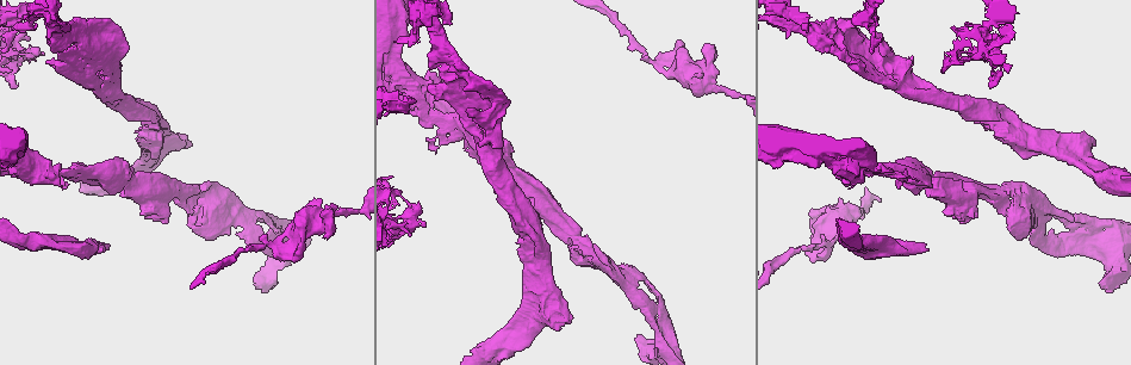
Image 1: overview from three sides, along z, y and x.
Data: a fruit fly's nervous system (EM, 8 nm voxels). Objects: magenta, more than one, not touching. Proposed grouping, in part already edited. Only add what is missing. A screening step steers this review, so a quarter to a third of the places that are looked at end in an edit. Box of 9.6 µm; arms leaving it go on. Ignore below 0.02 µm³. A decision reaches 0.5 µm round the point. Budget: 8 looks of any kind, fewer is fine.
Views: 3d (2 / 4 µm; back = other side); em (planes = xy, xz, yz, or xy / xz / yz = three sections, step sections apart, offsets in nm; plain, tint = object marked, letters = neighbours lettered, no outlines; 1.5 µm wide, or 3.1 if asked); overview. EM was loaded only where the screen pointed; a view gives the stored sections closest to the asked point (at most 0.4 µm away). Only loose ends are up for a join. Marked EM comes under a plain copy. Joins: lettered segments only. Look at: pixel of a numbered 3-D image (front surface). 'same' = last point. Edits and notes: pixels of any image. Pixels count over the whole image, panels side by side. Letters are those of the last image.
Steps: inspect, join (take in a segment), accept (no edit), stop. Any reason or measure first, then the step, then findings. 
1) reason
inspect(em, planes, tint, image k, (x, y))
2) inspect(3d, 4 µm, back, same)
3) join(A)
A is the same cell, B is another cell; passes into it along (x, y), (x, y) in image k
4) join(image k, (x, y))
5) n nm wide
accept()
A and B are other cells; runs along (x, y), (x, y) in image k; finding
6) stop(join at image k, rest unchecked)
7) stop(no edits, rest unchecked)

an open end
inspect(3d, 4 µm, back, image 1, (912, 76))

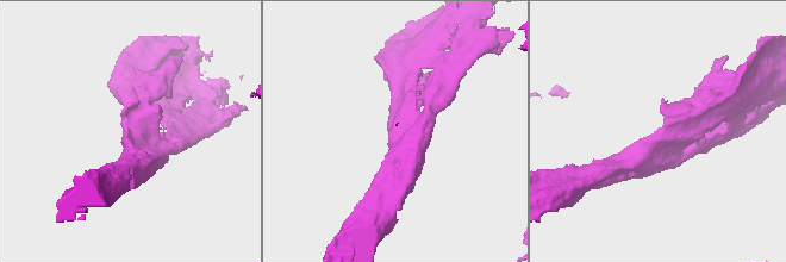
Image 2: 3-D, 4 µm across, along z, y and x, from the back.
need the tissue
inspect(em, xy, step 4, tint, image 2, (658, 135))

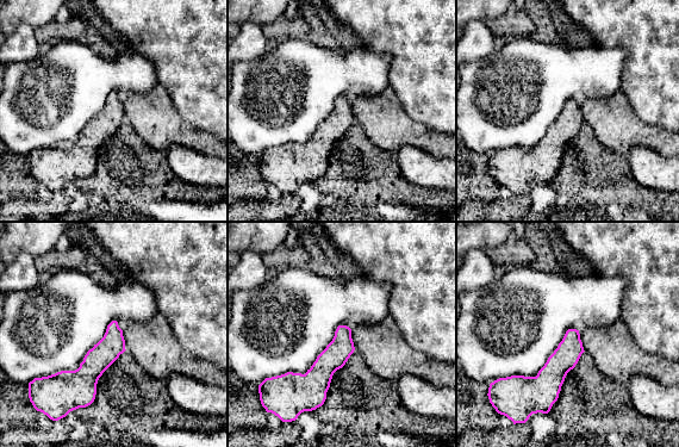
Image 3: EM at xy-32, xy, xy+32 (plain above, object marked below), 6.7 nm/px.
inspect(em, planes, letters, same)

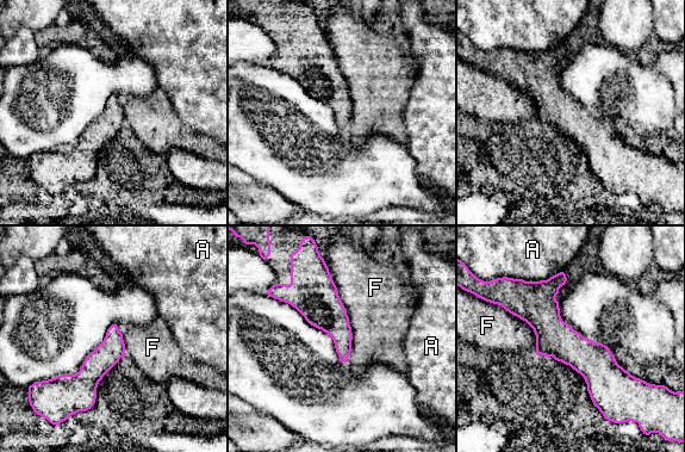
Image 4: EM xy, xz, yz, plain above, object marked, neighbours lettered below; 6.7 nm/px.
accept()
A and F are other cells; none of them fits

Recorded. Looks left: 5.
branch stops here
inspect(3d, 2 µm, image 1, (989, 88))

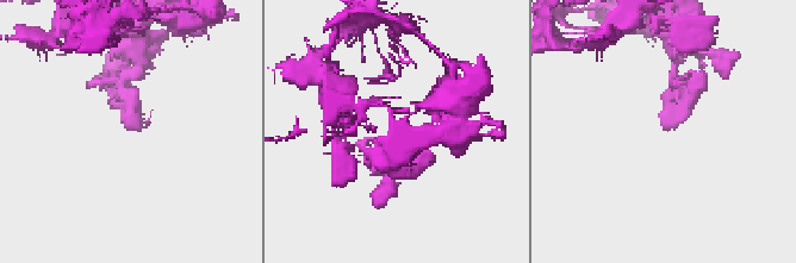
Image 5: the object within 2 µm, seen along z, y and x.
now the EM
inspect(em, planes, letters, image 5, (140, 127))

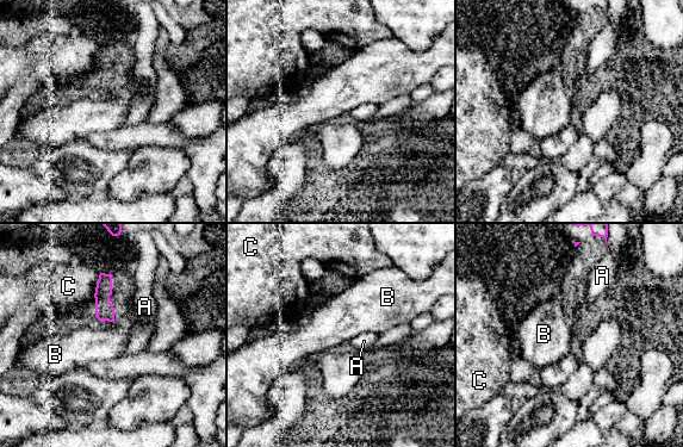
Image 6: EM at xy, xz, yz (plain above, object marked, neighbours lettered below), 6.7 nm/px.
accept()
A, B and C are other cells; border along (110, 321), (113, 322) in image 6; no lettered segment goes on from it

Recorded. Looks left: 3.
an open end
inspect(em, planes, letters, image 1, (468, 113))

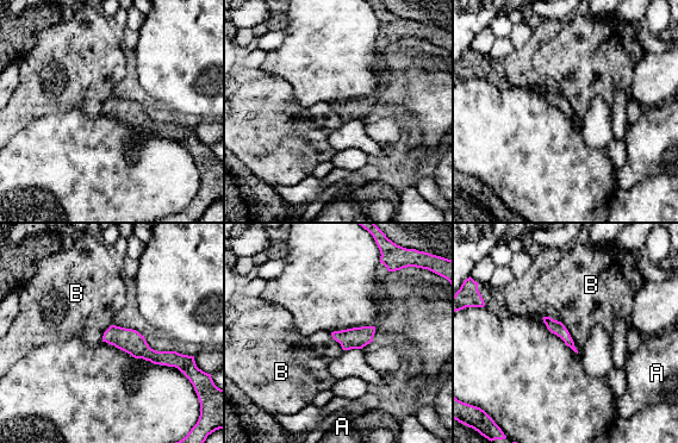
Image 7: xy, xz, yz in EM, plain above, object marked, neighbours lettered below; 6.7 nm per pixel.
accept()
A and B are other cells; none of them fits

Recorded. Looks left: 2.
stop(no edits, rest unchecked)

